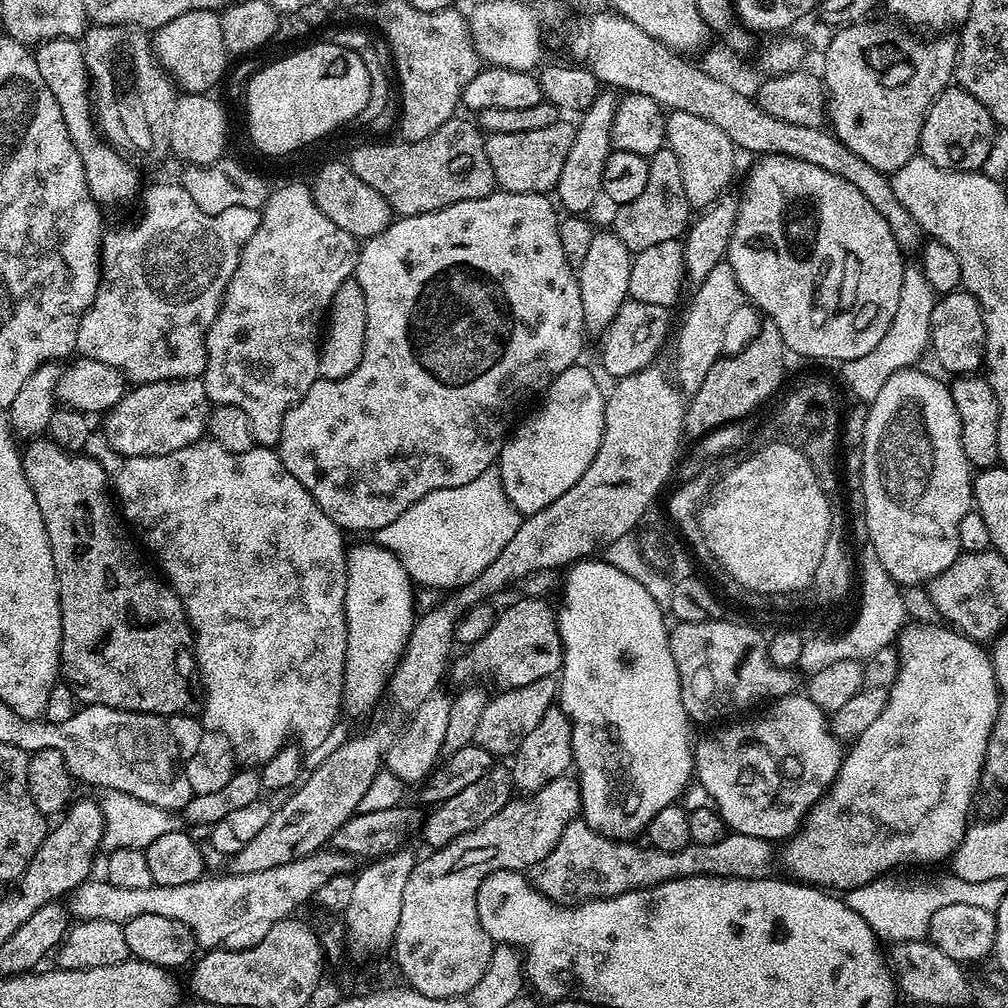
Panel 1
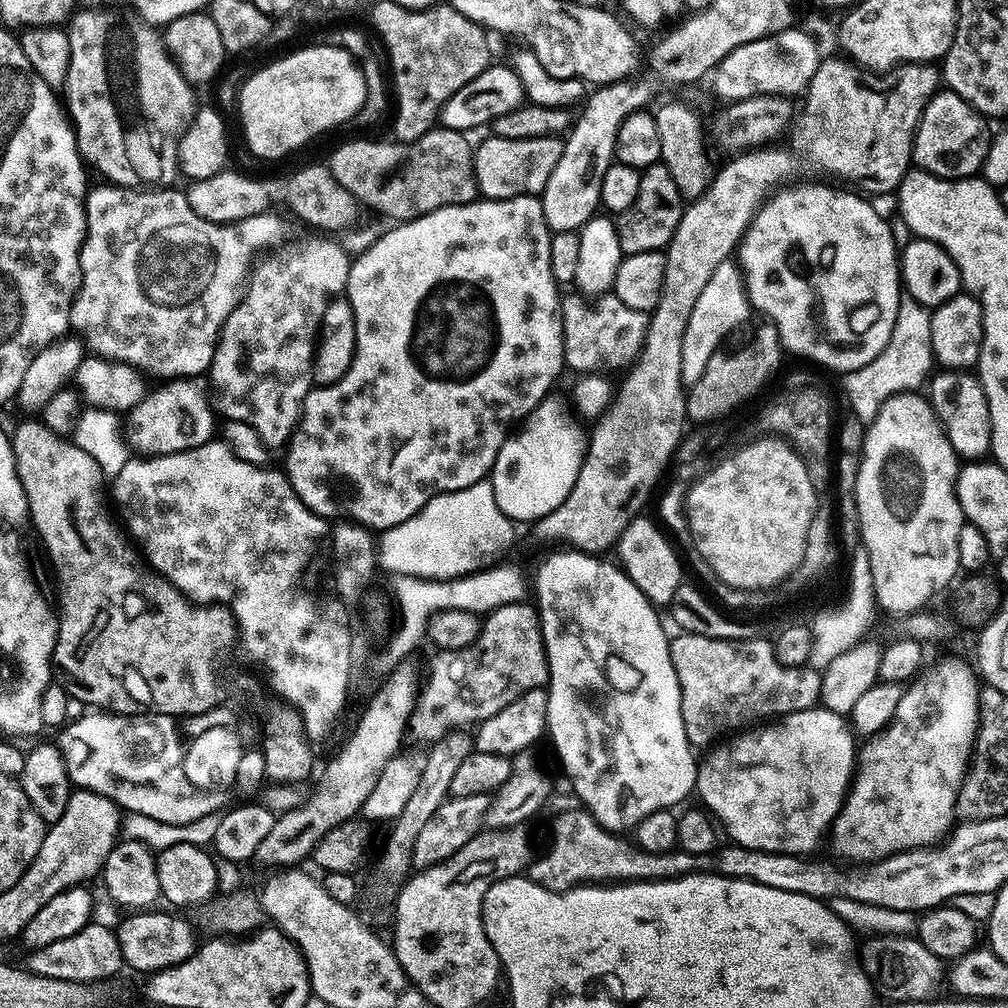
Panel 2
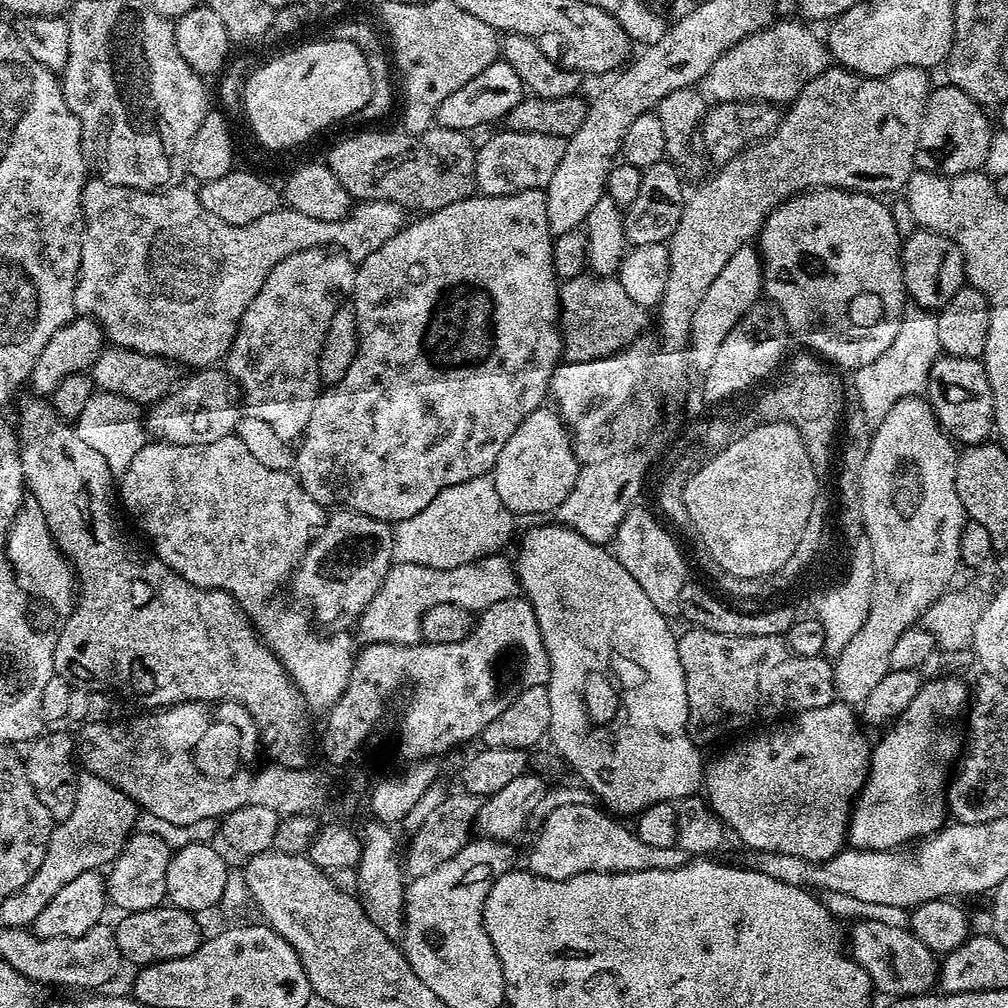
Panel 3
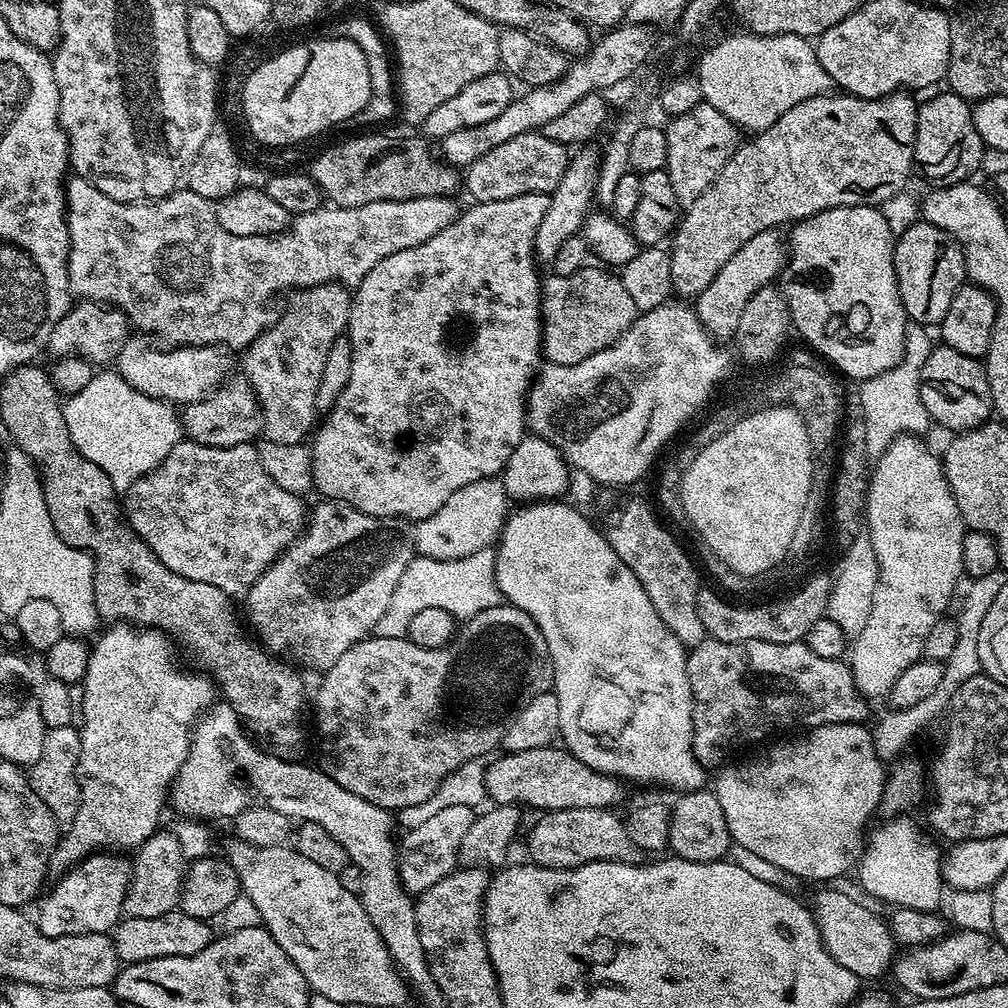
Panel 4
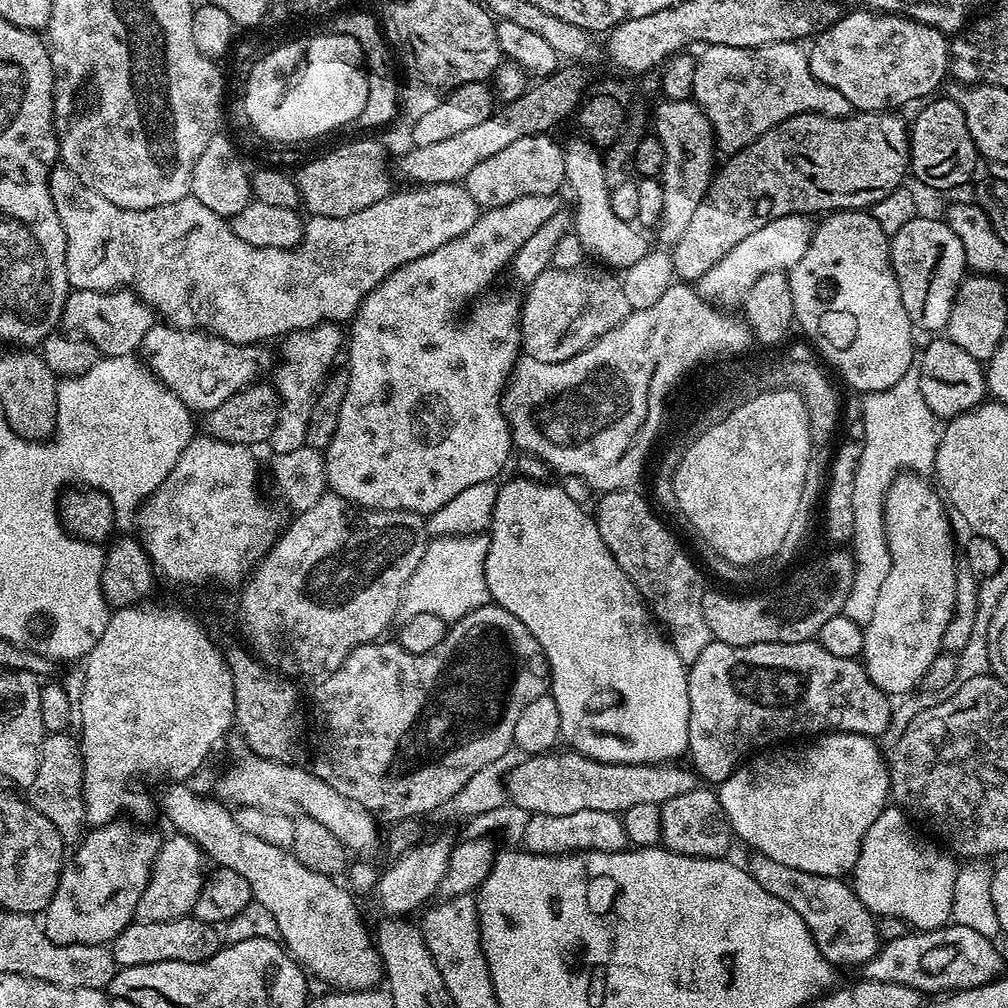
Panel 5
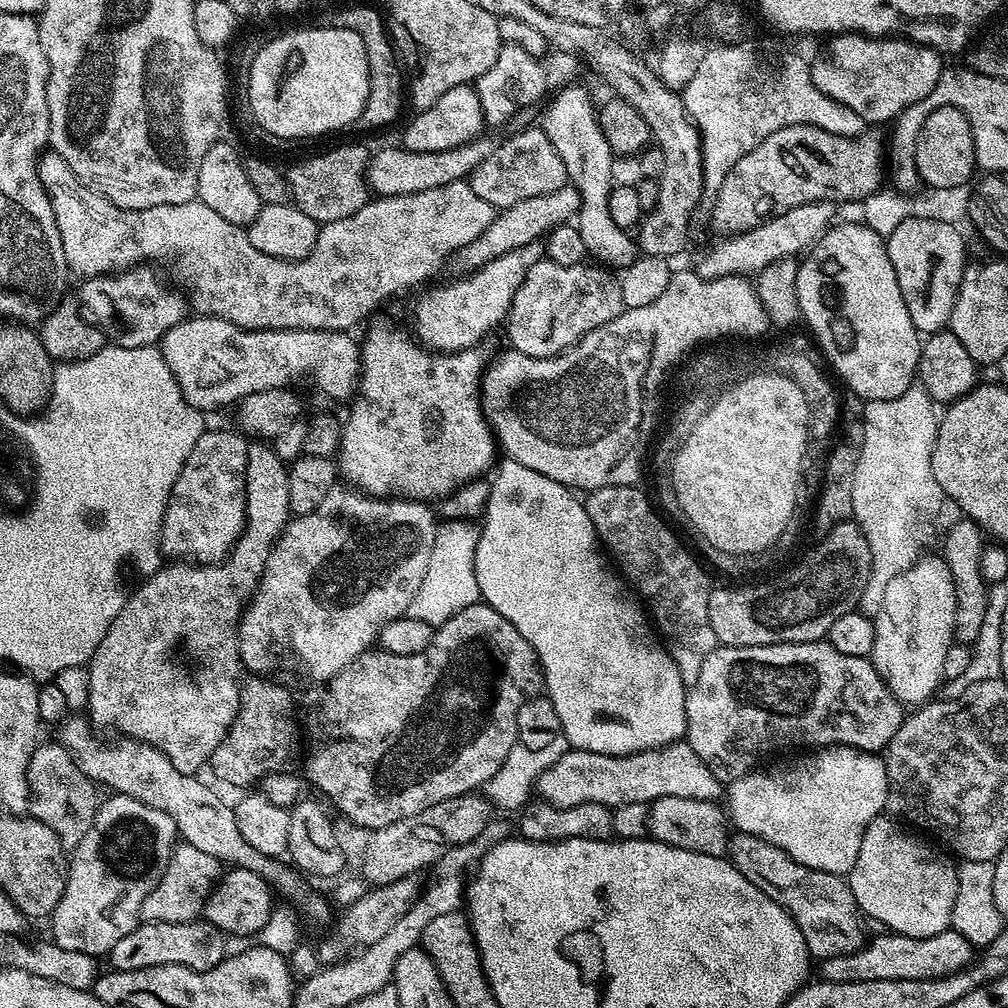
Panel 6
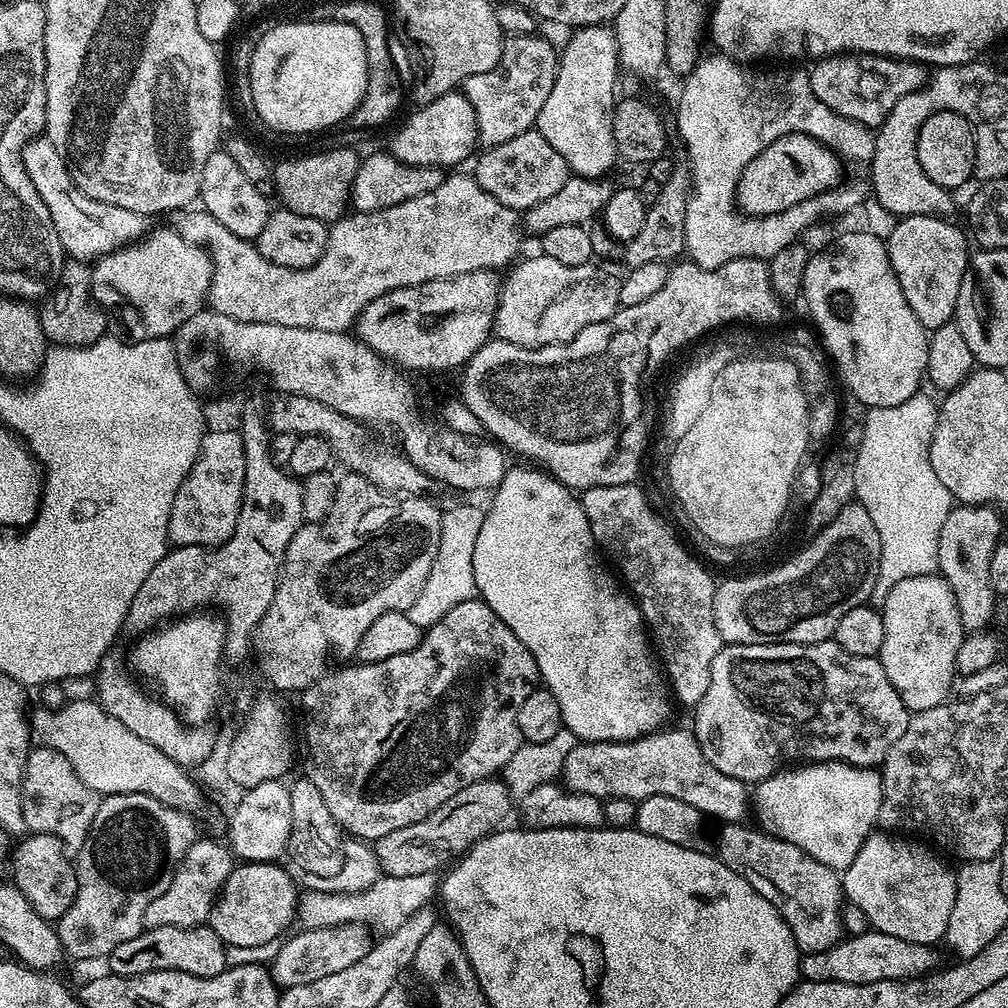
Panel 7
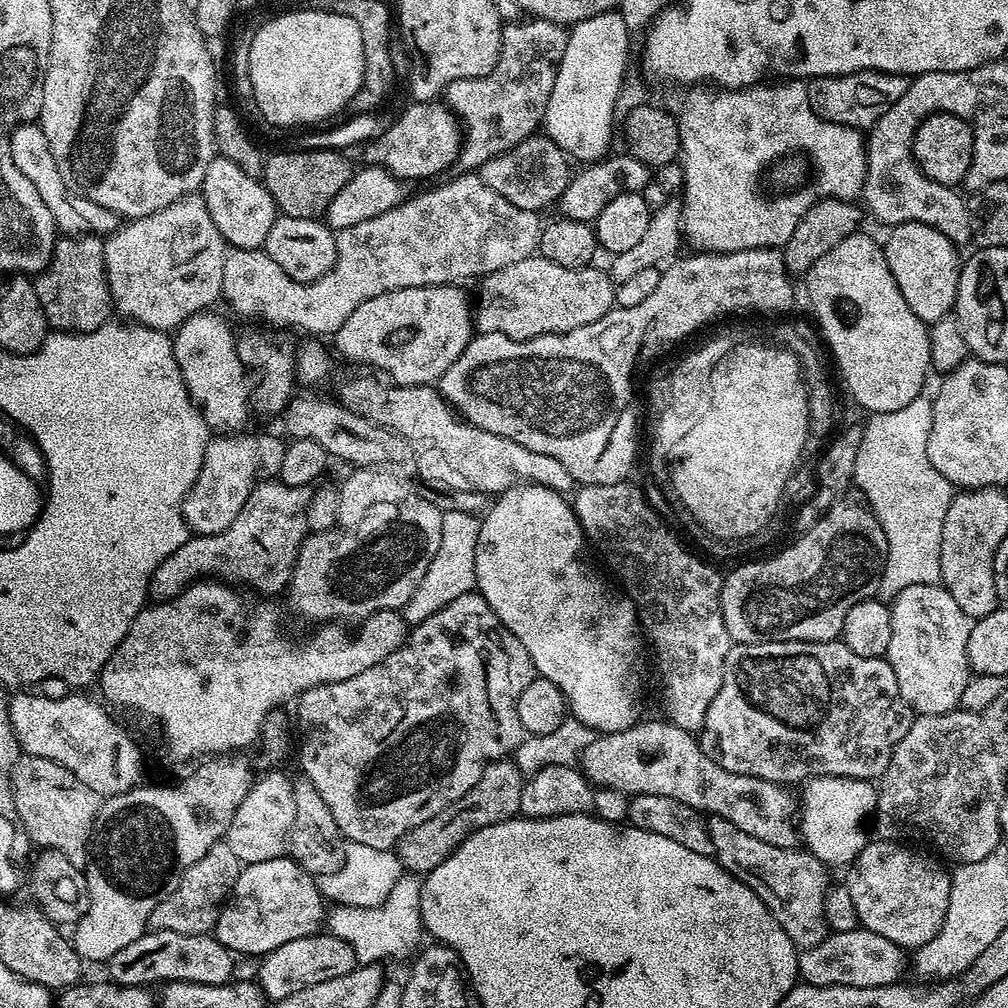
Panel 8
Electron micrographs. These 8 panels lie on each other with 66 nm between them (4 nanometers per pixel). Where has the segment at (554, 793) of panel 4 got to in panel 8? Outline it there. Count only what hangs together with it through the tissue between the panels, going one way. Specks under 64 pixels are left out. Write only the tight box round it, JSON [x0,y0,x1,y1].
[578,718,798,848]

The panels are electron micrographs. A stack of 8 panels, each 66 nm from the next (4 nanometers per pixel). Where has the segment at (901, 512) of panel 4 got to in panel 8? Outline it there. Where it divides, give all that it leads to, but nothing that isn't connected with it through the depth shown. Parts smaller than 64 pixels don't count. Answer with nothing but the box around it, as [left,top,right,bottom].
[886,583,970,716]

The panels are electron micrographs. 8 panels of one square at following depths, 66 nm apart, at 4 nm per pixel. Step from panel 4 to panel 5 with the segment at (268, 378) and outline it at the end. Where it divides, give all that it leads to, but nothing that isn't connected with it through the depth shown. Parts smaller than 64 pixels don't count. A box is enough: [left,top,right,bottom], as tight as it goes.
[270,322,346,453]

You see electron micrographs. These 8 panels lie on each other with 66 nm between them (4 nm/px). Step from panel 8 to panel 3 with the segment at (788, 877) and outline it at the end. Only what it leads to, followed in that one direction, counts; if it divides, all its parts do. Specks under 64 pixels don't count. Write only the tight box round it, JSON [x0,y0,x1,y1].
[850,919,938,998]

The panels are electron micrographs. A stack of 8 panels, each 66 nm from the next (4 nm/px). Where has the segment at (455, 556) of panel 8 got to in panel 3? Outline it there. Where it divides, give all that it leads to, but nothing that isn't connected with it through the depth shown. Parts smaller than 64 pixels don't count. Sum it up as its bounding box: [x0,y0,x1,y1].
[352,554,519,647]

